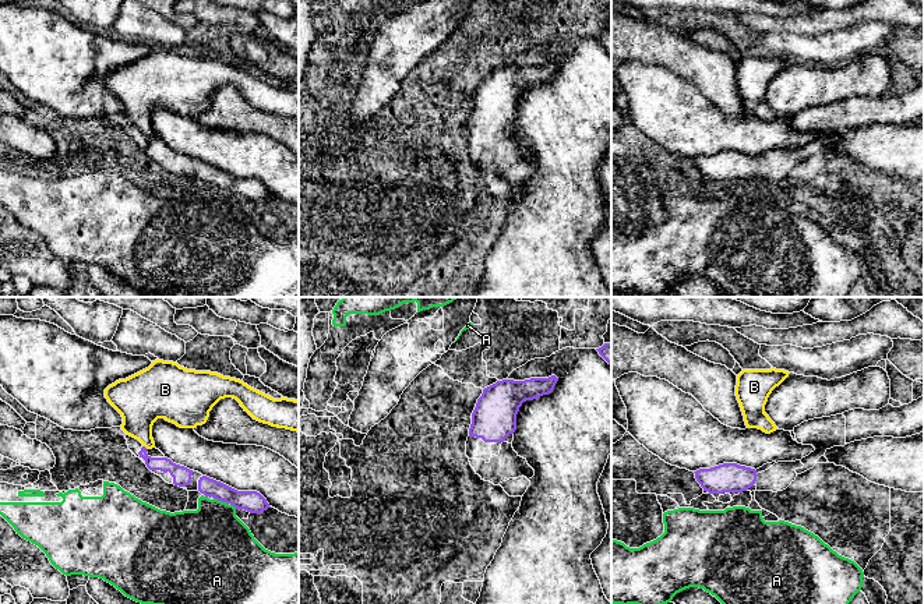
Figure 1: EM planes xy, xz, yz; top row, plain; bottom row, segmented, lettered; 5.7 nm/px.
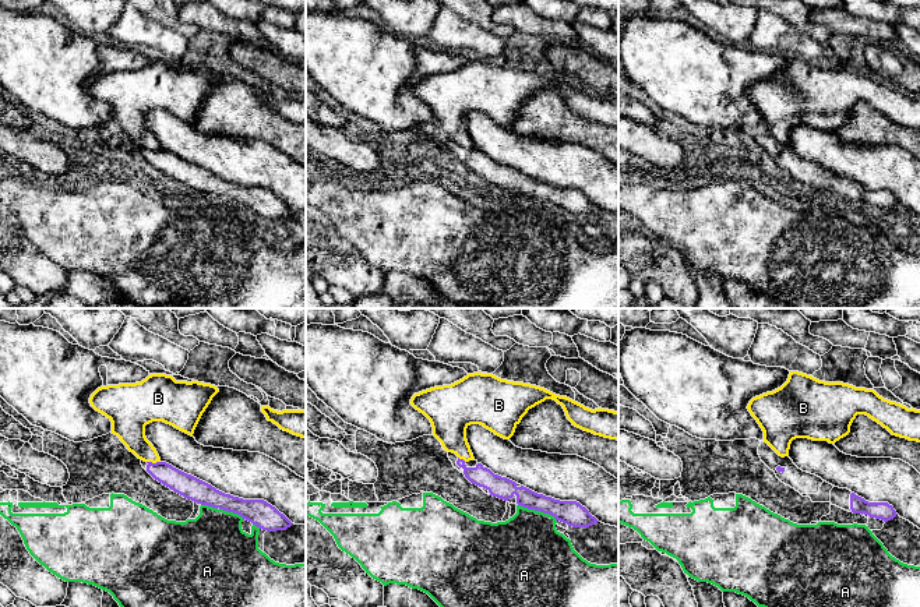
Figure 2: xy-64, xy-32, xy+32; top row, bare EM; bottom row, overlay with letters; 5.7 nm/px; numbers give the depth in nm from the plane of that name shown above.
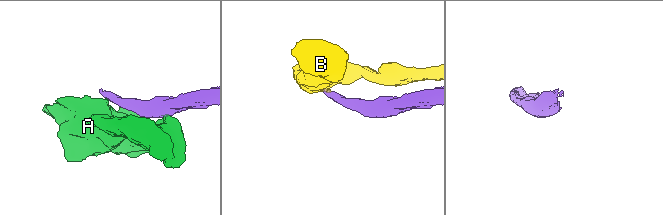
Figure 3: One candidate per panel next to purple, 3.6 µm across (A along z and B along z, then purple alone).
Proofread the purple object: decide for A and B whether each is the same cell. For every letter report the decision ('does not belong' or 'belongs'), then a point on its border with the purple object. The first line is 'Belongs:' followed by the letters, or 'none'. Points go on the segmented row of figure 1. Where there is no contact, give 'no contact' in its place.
Belongs: none
A: does not belong; meets purple in xy at (221, 500)
B: does not belong; meets purple in xy at (144, 447)

